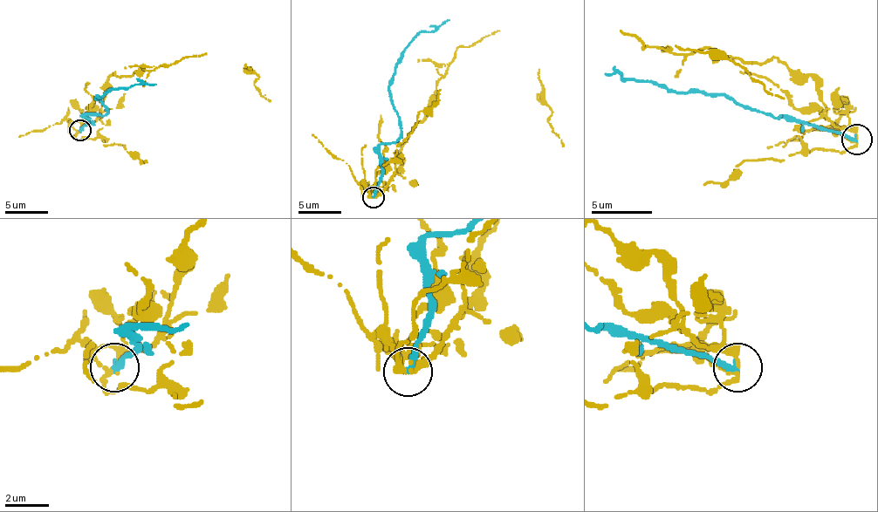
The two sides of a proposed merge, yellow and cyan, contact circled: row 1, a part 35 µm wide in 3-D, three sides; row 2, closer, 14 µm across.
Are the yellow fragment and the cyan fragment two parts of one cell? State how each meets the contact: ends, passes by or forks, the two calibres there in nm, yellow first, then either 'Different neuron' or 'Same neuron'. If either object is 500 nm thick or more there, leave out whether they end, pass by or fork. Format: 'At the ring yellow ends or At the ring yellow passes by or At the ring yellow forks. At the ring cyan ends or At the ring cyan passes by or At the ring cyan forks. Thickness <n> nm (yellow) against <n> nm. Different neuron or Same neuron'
At the ring yellow forks. At the ring cyan ends. Thickness 200 nm (yellow) against 320 nm. Different neuron

